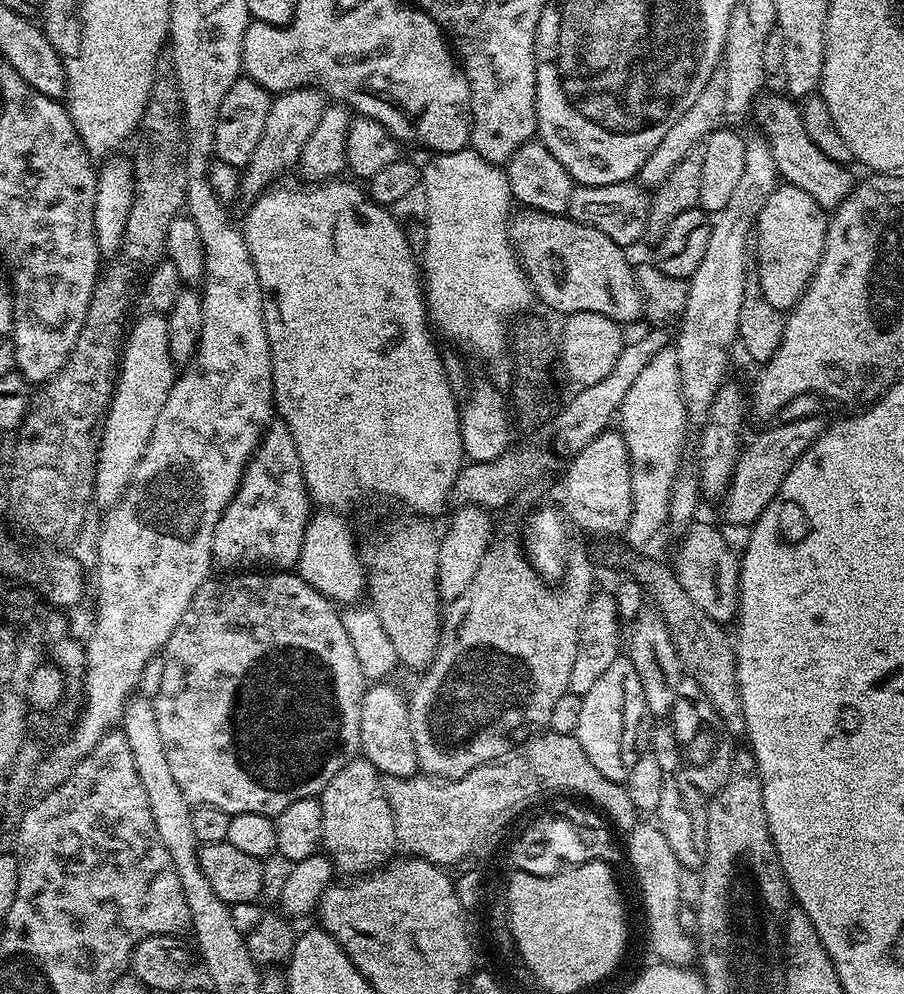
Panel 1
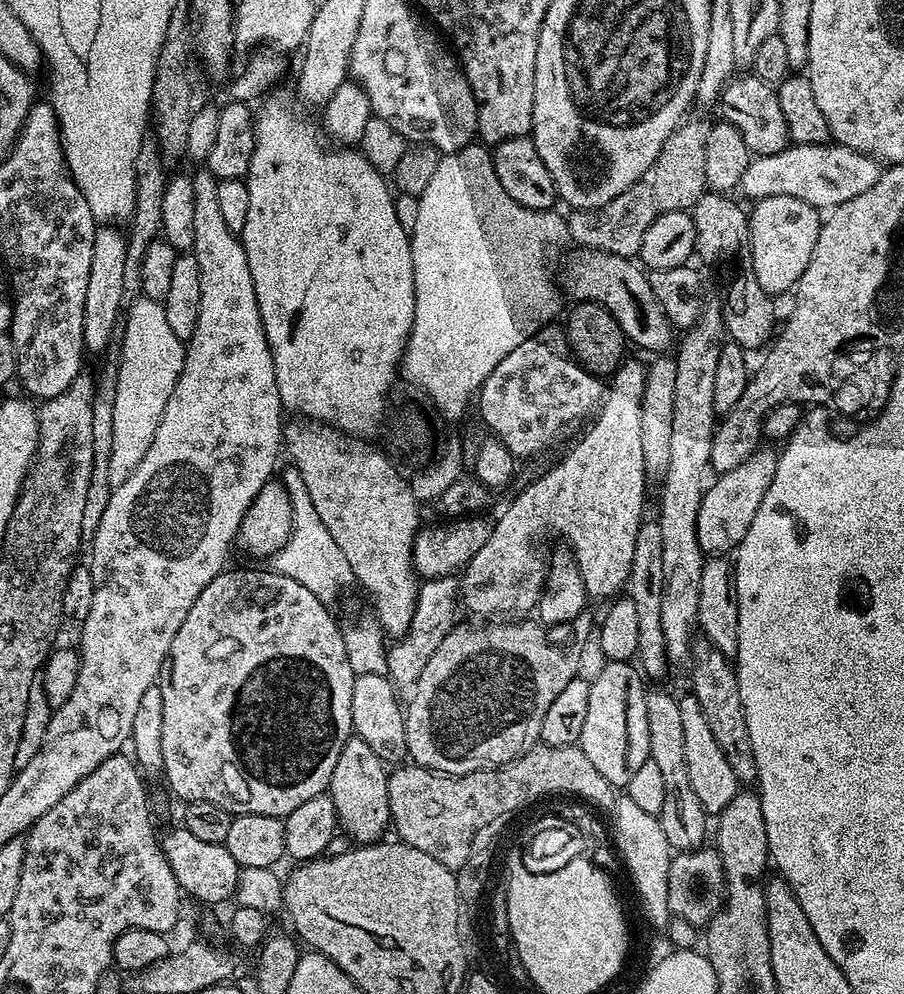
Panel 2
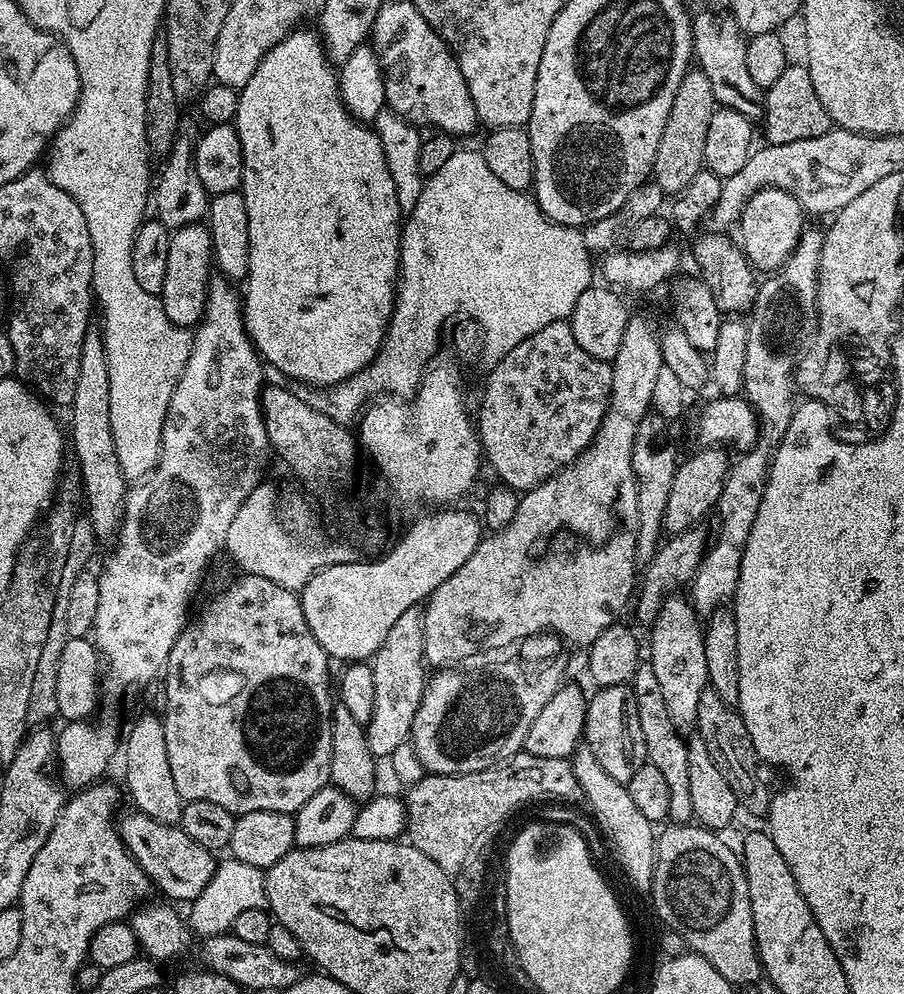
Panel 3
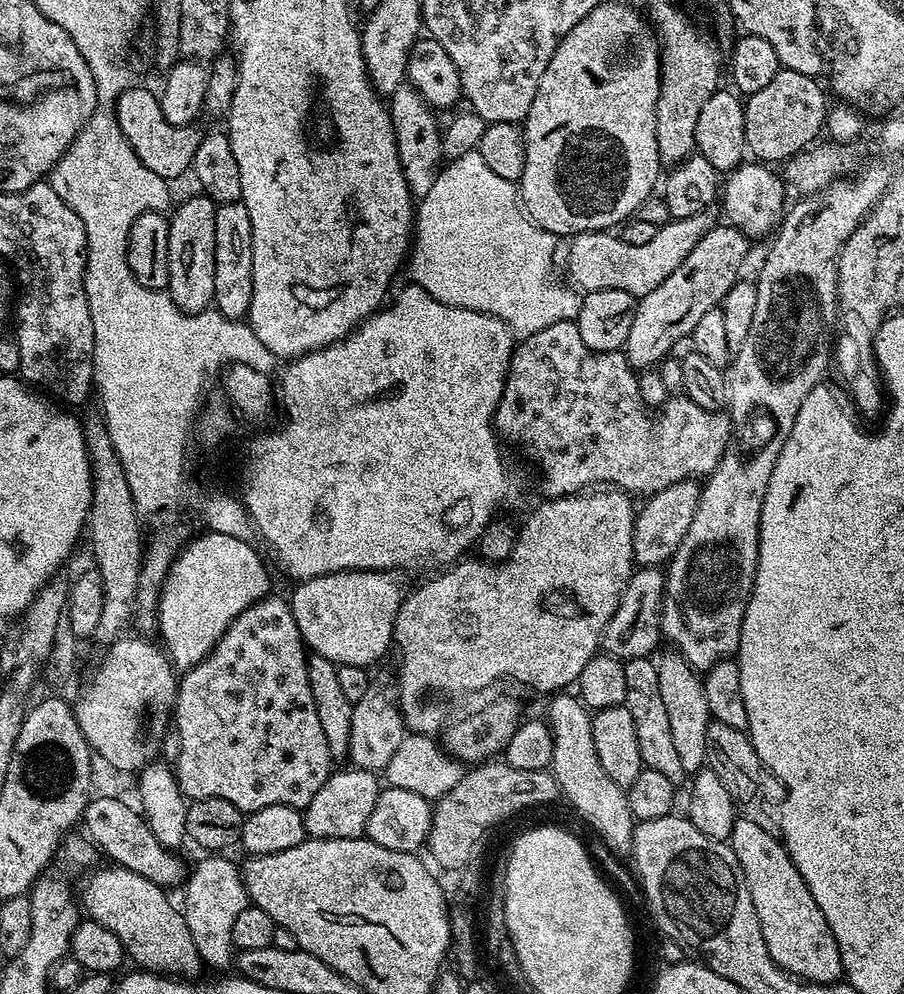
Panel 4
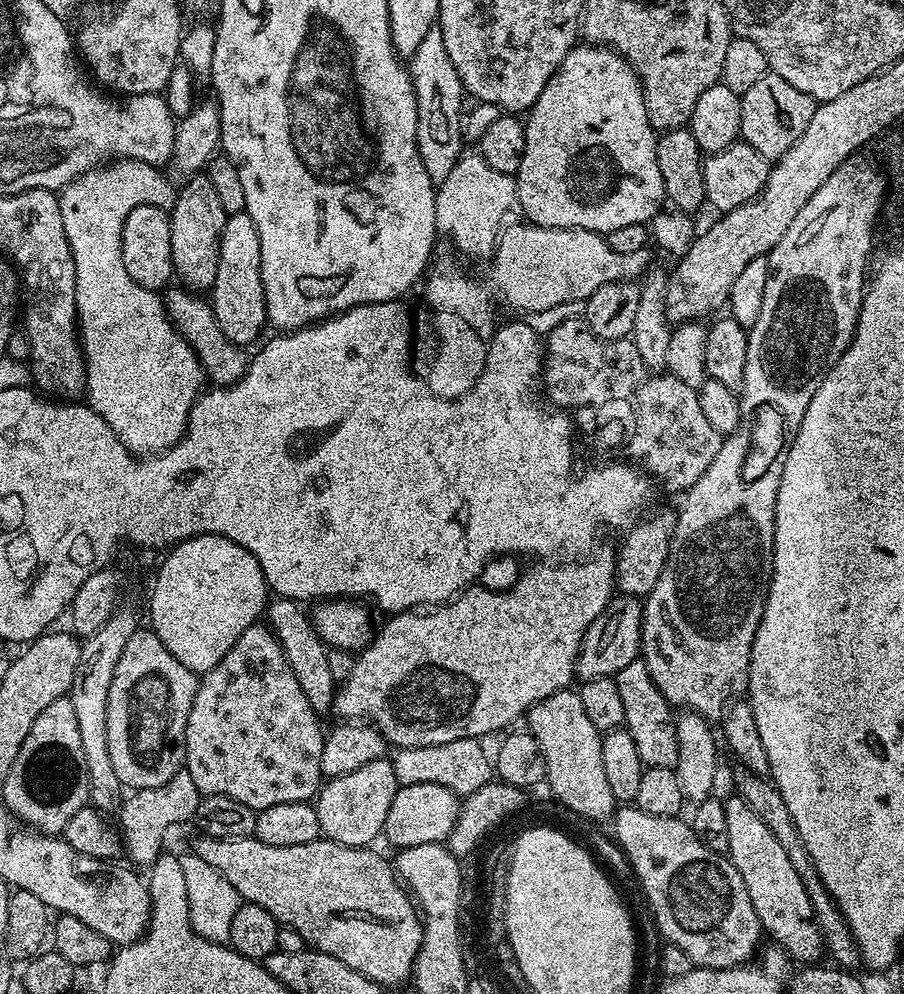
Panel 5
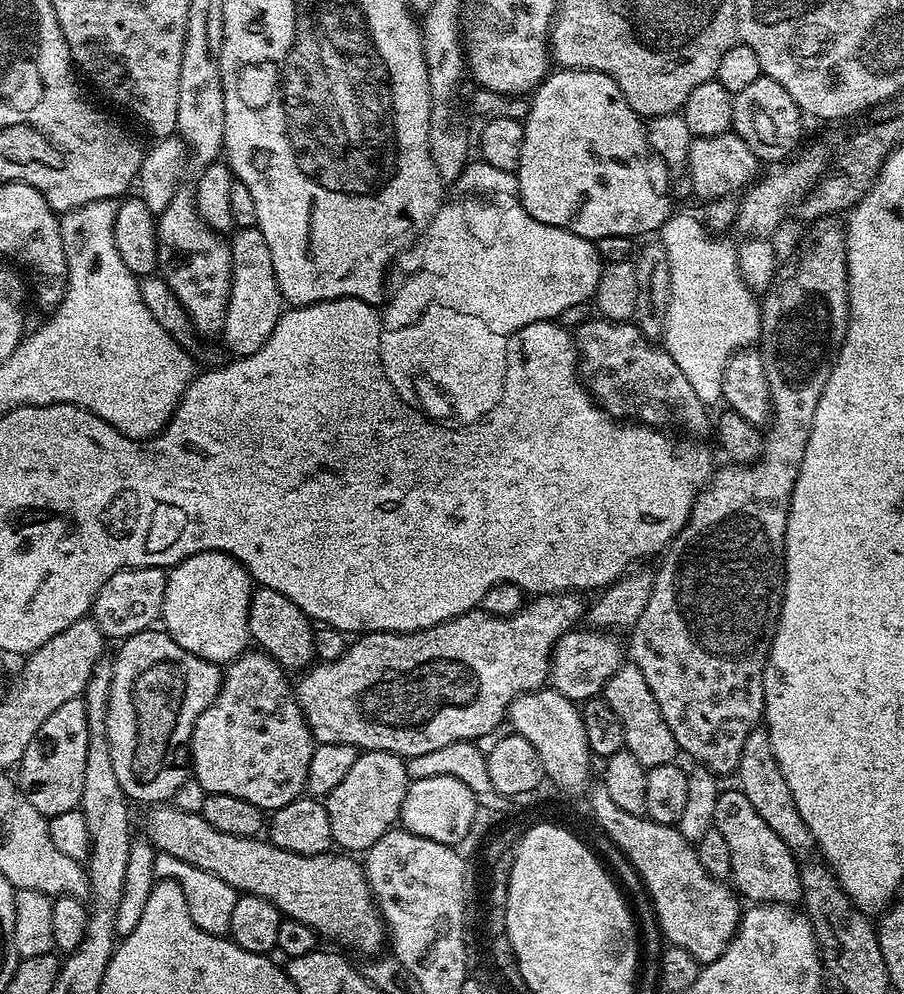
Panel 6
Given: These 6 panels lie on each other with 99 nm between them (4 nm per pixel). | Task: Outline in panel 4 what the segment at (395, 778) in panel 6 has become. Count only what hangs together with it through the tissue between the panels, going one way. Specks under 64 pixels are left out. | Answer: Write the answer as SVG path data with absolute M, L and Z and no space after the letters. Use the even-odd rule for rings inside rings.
M345 767L345 772L333 771L328 781L310 798L305 808L304 831L313 840L337 840L338 838L360 838L365 835L370 814L378 801L382 789L377 773L361 768Z

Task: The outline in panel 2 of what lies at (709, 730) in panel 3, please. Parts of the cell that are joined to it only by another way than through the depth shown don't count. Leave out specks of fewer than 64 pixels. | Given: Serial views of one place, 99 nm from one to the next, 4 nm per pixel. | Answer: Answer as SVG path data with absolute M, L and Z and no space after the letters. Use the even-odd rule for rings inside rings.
M713 648L697 649L692 659L692 695L699 702L702 714L714 733L715 741L722 747L727 762L734 770L737 781L753 783L757 776L753 747L750 746L749 730L746 726L744 707L742 706L740 687L736 673L729 659Z

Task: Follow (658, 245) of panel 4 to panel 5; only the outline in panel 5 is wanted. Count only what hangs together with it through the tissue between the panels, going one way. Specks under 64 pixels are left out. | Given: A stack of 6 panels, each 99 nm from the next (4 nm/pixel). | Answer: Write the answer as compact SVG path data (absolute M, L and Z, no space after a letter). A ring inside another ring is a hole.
M531 222L523 223L509 223L503 229L494 248L492 284L502 299L512 300L513 306L521 308L524 314L550 310L575 300L586 302L594 290L619 280L635 281L650 267L648 248L634 254L618 254L599 232L581 228L540 228Z

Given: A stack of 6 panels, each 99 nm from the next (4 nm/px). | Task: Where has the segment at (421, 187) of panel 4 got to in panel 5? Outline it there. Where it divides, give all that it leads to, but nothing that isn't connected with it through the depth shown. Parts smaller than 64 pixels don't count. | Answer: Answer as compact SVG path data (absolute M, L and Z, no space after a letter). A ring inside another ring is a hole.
M430 31L426 34L426 38L422 38L418 50L410 57L408 76L412 79L416 96L418 154L422 158L422 166L426 166L426 174L430 174L432 183L439 186L446 178L446 174L454 170L462 155L460 112L462 98L465 95L462 82L458 78L458 70L454 70L454 62L450 62L446 54L446 46L442 42L440 31Z

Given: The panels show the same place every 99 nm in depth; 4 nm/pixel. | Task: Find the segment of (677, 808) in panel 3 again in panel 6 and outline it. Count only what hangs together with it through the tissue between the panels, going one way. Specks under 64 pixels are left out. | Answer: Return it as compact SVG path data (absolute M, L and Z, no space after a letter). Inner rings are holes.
M631 662L624 663L621 668L608 679L602 689L602 699L618 714L624 731L624 748L638 758L645 770L654 766L666 766L677 759L676 739L666 726L666 718L662 718L662 710L658 702L654 702L654 694L650 686L646 686L646 678L642 670Z

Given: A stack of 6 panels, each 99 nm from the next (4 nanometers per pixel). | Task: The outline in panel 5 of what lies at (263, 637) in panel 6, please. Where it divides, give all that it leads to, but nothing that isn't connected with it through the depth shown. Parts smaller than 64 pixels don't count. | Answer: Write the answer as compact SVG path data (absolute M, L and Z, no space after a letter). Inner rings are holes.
M276 598L267 605L266 623L271 628L276 640L286 654L286 662L290 662L290 670L294 670L294 678L298 678L298 686L302 686L302 694L306 694L306 702L318 714L331 713L336 703L338 681L330 674L329 649L320 640L309 613L303 612L301 605L294 600Z

